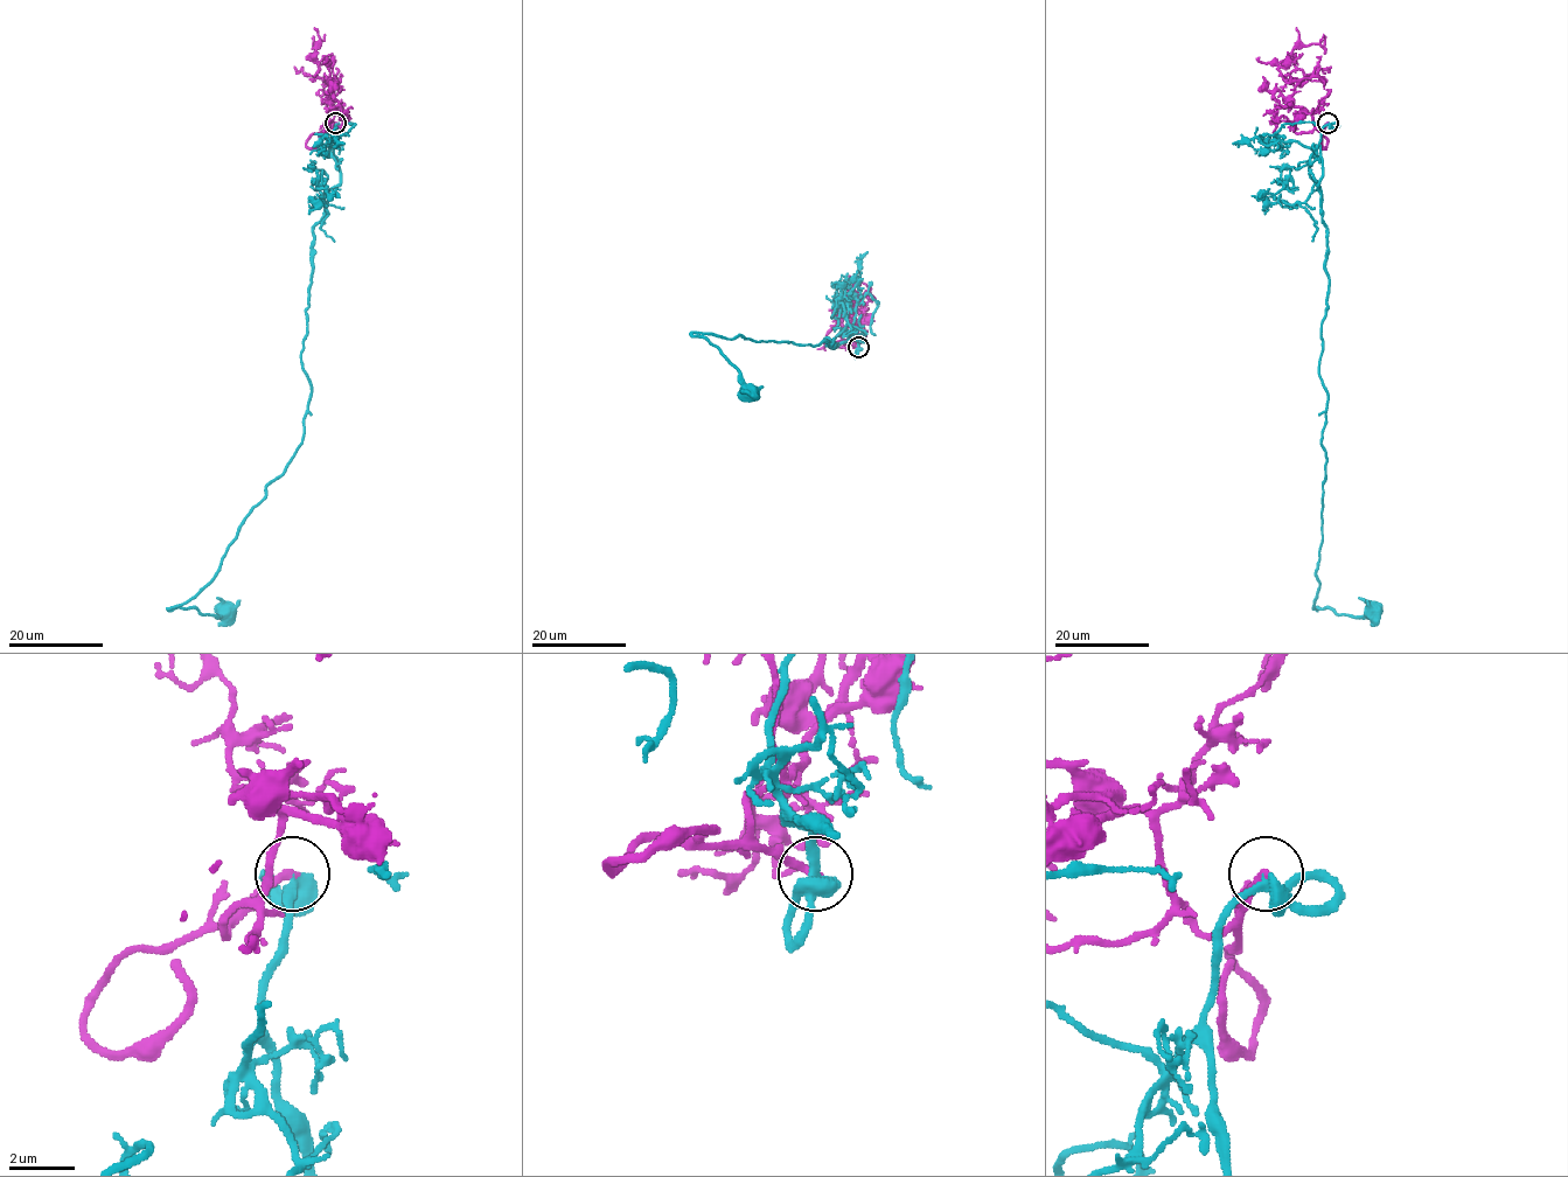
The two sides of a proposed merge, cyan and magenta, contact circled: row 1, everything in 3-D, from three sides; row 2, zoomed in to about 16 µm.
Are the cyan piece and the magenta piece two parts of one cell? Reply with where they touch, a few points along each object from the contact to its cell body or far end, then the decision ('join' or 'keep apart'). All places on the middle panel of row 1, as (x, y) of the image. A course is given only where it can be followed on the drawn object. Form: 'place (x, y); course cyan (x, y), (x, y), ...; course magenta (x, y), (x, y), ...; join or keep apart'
place (858, 347); course cyan (858, 348), (861, 336), (831, 348), (829, 338), (835, 346), (694, 332), (738, 371), (748, 394); course magenta (858, 348), (849, 338), (857, 328), (858, 301), (857, 336), (847, 334), (837, 311), (842, 321), (836, 343); join

